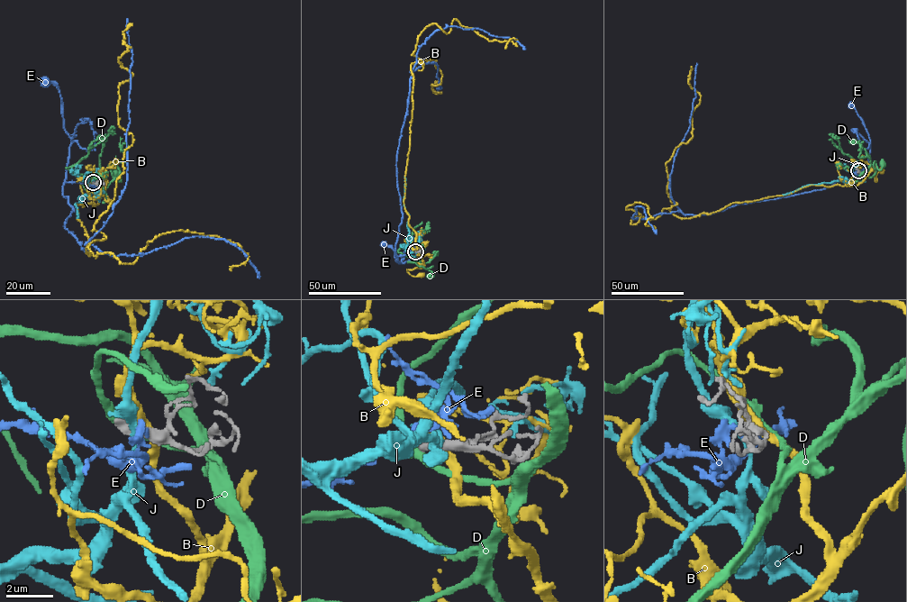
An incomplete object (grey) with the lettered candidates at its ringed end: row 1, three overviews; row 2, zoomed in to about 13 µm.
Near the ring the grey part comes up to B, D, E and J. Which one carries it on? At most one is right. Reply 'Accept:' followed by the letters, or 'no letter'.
Accept: no letter

